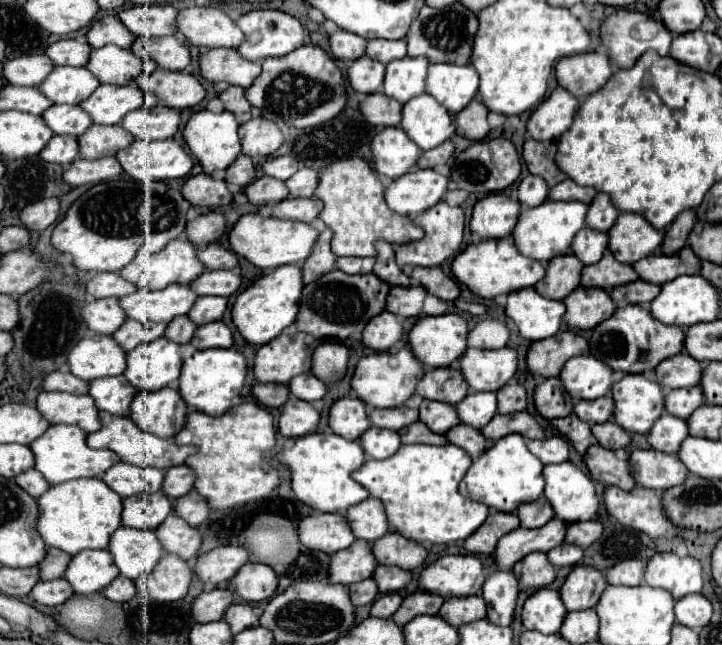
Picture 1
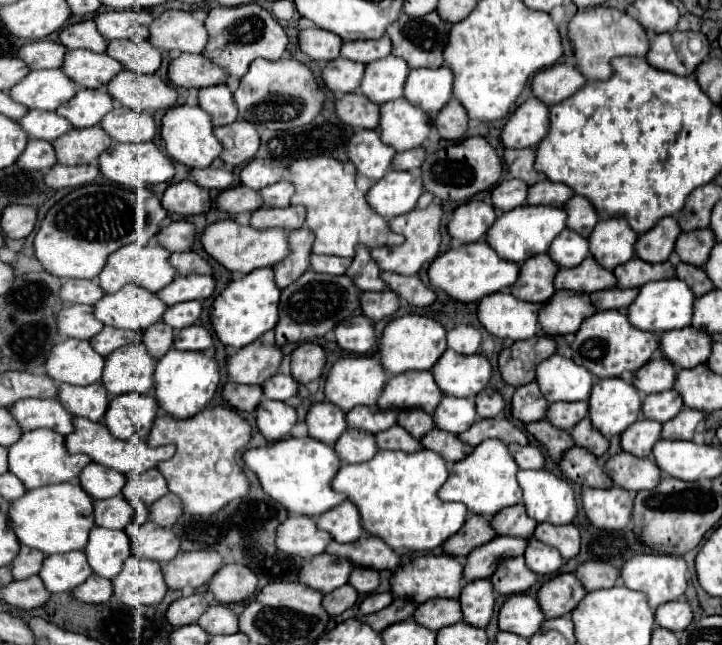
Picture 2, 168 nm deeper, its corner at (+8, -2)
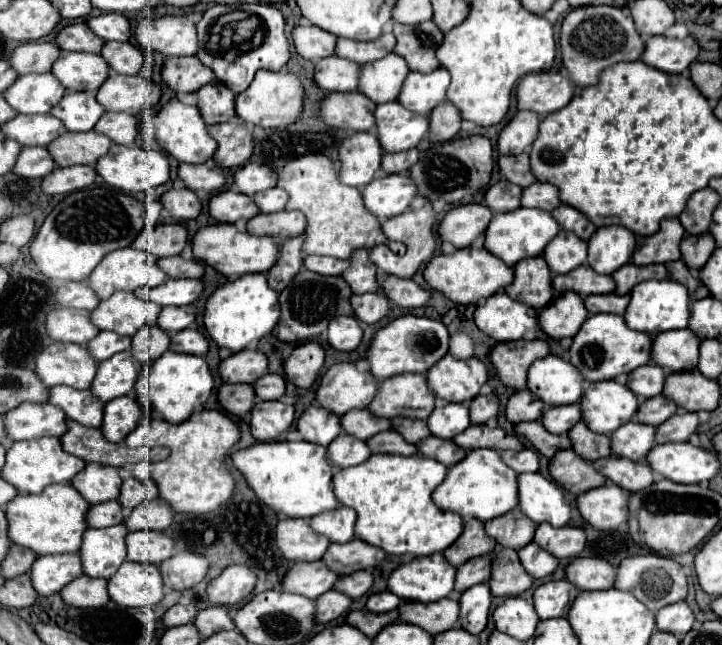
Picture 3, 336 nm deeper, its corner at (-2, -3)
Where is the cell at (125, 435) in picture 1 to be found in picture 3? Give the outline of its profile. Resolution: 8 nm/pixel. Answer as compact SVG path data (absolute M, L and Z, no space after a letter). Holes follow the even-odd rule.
M67 419L69 431L61 437L63 449L75 457L81 457L83 461L101 463L101 465L113 465L123 467L127 463L139 463L139 461L163 461L169 455L167 447L137 447L131 449L123 443L111 443L103 437L103 433L95 427L79 425L77 421Z

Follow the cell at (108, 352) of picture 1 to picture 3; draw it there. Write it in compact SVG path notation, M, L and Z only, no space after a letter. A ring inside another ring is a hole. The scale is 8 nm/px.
M53 343L35 357L35 373L49 385L69 385L73 389L89 389L99 363L87 353L85 345Z

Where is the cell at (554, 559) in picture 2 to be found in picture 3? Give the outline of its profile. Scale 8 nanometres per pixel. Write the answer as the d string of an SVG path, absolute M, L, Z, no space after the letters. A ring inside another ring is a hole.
M535 543L525 545L519 551L519 559L521 559L525 571L531 573L531 577L535 577L535 579L551 575L557 569L557 565L559 565L559 559L557 557L553 557L551 553L547 553L545 549L541 549Z

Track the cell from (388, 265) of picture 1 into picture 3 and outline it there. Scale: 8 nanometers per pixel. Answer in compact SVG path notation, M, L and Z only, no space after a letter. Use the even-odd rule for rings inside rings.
M355 249L351 255L351 267L343 273L343 279L351 285L353 293L375 293L381 289L377 283L377 267L369 259L367 249Z

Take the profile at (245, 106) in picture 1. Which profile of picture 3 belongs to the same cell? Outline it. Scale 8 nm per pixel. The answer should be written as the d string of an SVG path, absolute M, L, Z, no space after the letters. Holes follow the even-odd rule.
M211 81L209 85L203 85L199 91L199 111L203 113L203 119L207 125L227 123L235 121L235 93L227 89L227 85L219 81Z

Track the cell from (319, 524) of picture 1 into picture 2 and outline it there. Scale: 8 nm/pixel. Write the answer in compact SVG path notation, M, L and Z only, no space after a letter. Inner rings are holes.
M289 516L285 522L281 522L277 526L277 548L289 556L299 556L299 558L313 558L321 552L325 552L327 544L331 542L333 538L329 538L329 532L323 532L315 526L315 520L309 518L309 516Z

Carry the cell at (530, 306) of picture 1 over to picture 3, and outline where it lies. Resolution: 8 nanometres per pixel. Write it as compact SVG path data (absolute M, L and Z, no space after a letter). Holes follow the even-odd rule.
M507 293L491 295L475 311L477 327L495 341L519 341L531 329L537 329L537 313Z

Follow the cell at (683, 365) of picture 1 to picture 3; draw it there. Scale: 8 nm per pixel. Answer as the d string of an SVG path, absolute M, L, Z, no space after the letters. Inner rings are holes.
M643 365L635 371L631 371L627 387L641 399L649 399L655 395L663 393L663 381L665 381L665 371L659 365Z

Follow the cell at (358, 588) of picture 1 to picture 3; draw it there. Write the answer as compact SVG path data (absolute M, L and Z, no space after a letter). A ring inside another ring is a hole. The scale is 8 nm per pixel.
M335 589L323 593L323 597L317 599L317 621L329 623L329 621L337 619L339 615L343 615L345 611L351 609L351 603L353 603L353 599L349 599L343 593L337 593Z

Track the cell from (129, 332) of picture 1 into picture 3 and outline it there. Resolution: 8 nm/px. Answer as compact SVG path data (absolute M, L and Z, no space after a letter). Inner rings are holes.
M103 331L95 339L91 339L87 343L87 349L91 351L91 355L97 361L105 361L111 355L115 355L119 351L125 351L129 347L131 347L131 339L129 337L119 337L117 333L103 333Z

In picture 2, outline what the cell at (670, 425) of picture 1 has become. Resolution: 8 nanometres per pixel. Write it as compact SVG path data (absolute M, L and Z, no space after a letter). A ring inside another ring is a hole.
M641 418L635 420L623 434L621 434L621 448L637 458L651 456L655 442L661 438L661 424Z

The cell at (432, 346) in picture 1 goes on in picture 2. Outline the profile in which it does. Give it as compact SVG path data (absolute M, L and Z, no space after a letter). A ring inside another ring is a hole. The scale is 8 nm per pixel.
M405 314L395 320L391 320L379 340L379 360L385 372L401 374L409 370L431 370L433 364L441 358L445 352L447 342L445 342L445 328L429 318L429 316L417 316L417 314Z

